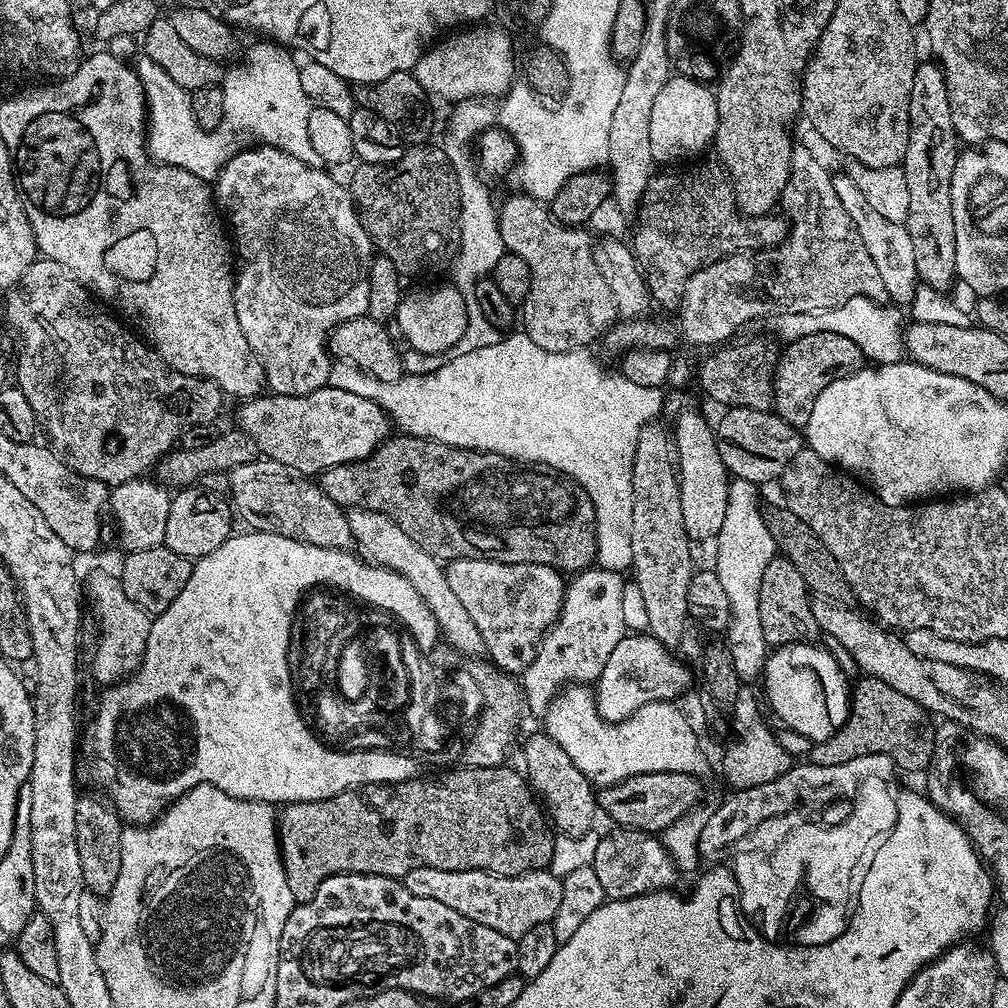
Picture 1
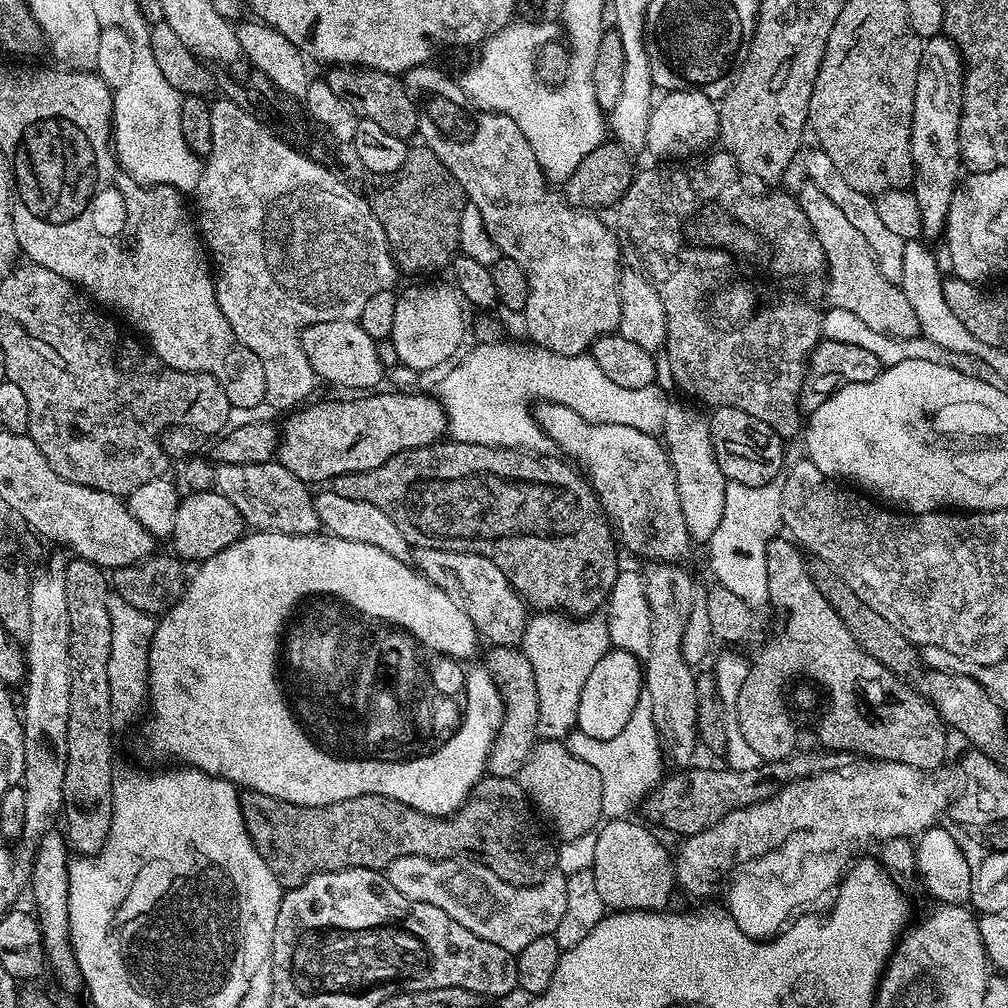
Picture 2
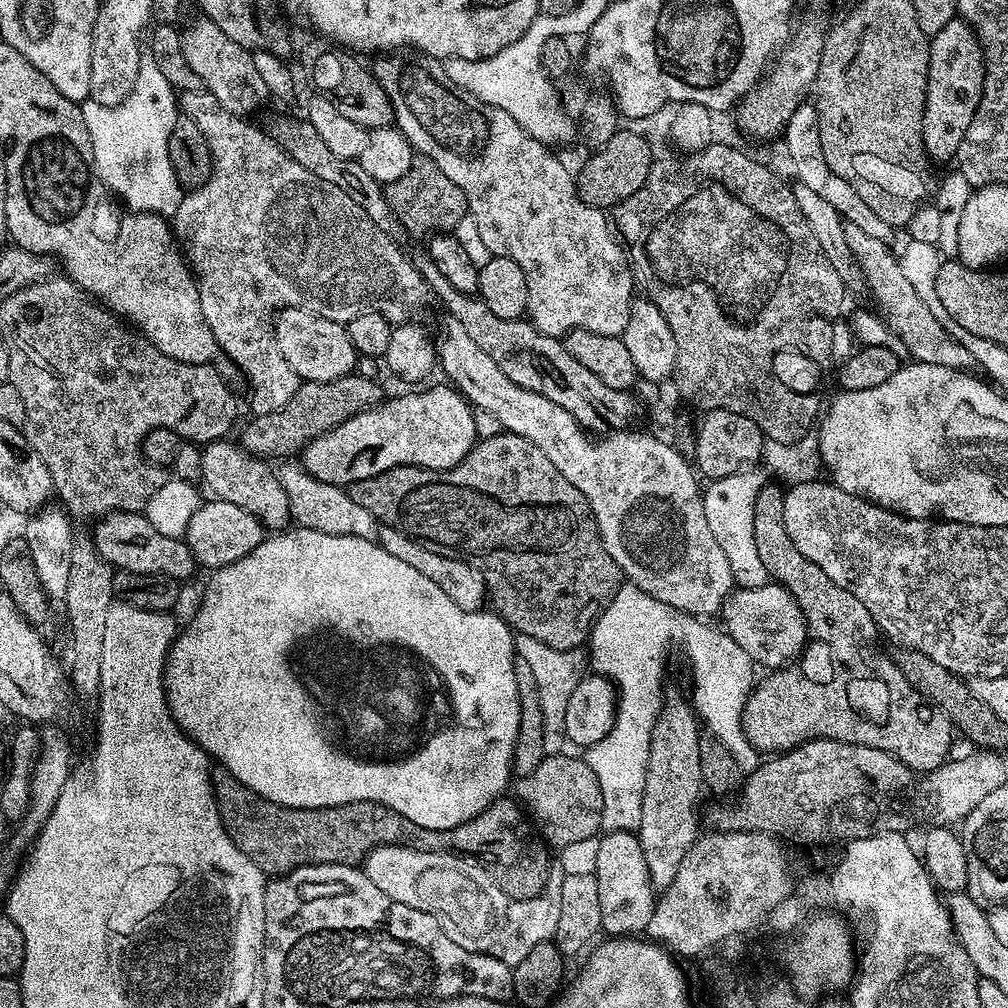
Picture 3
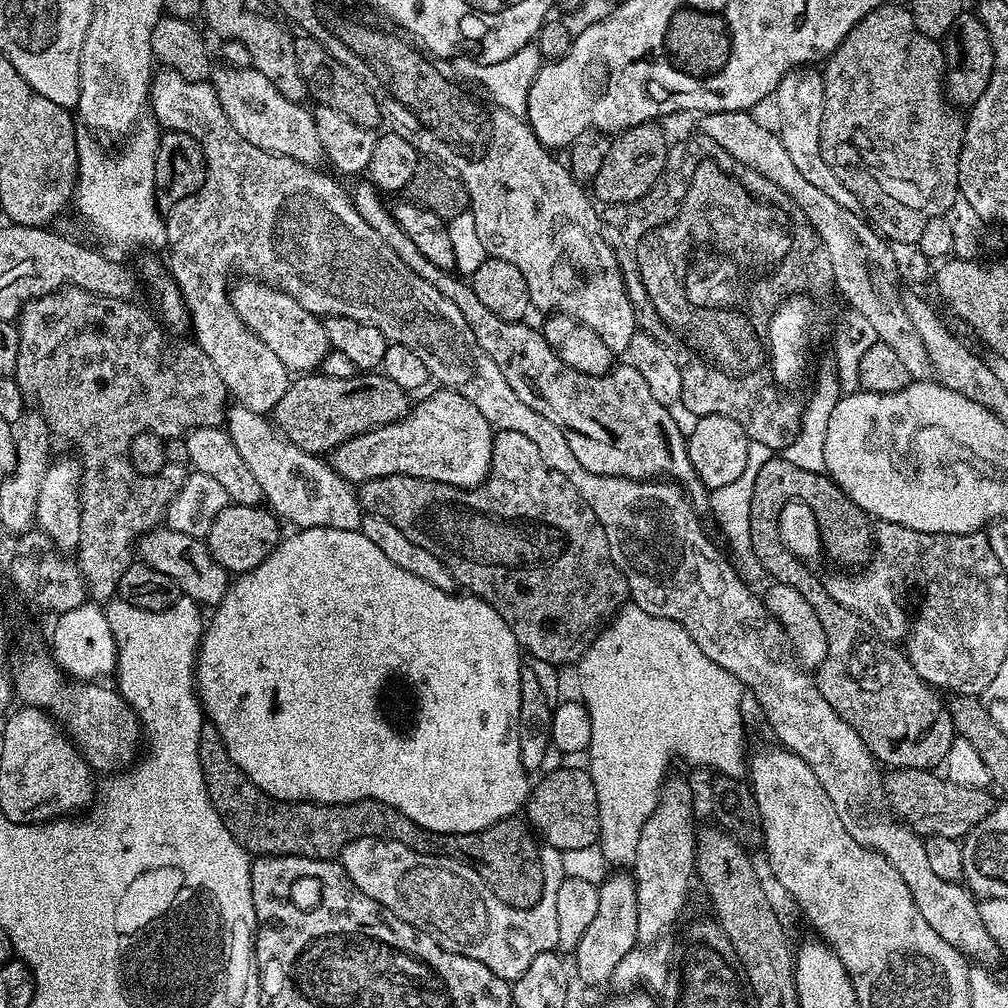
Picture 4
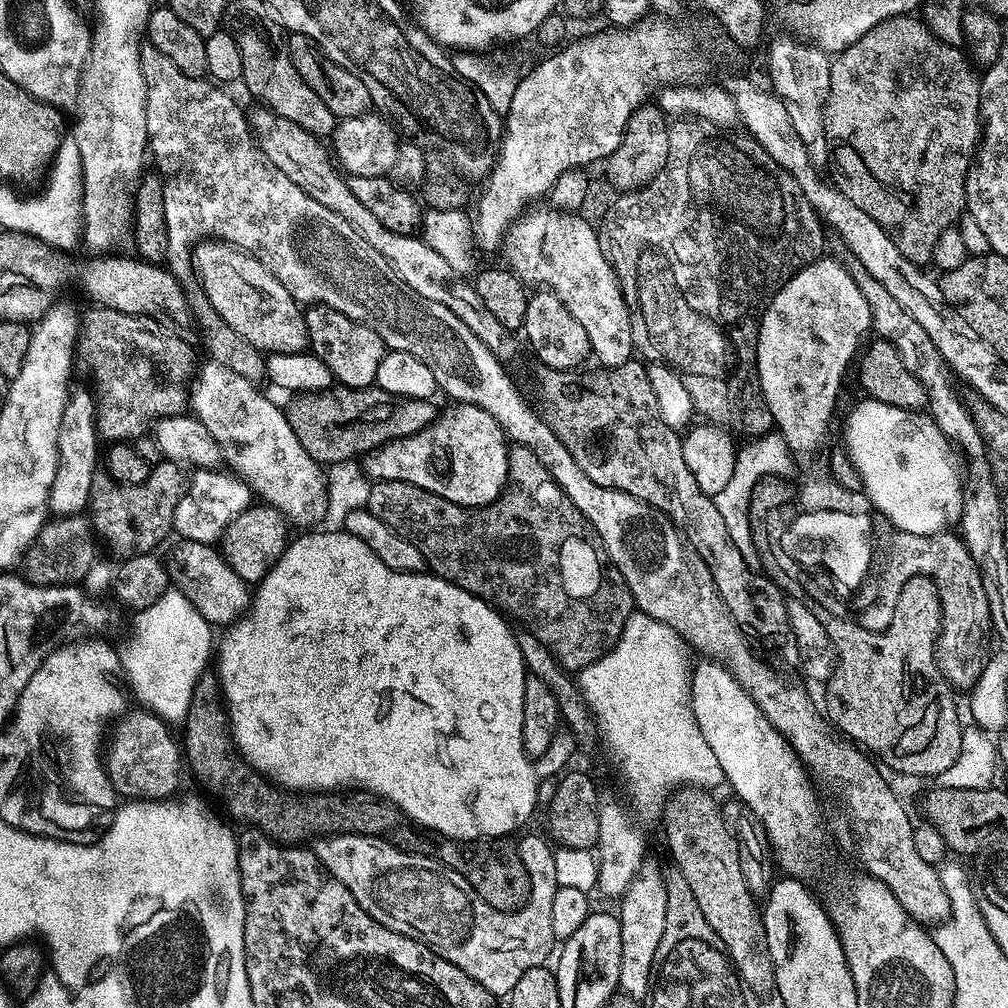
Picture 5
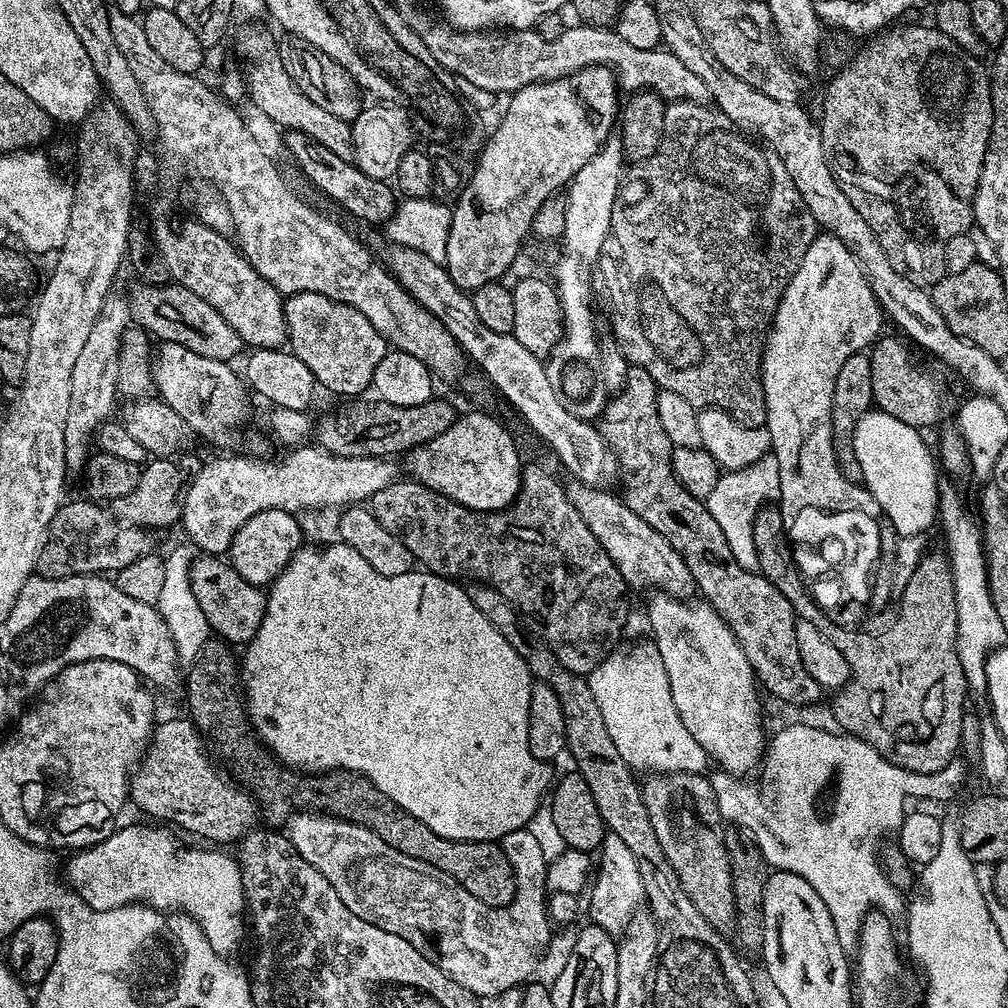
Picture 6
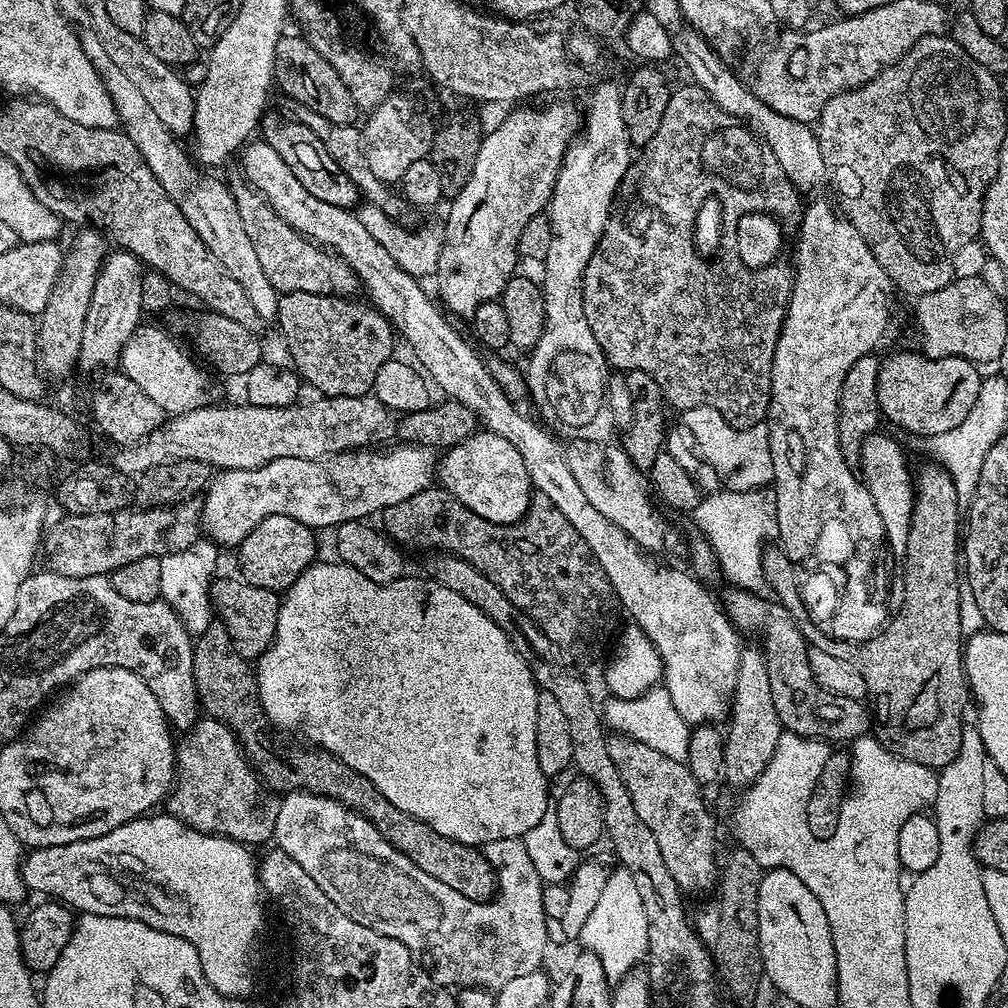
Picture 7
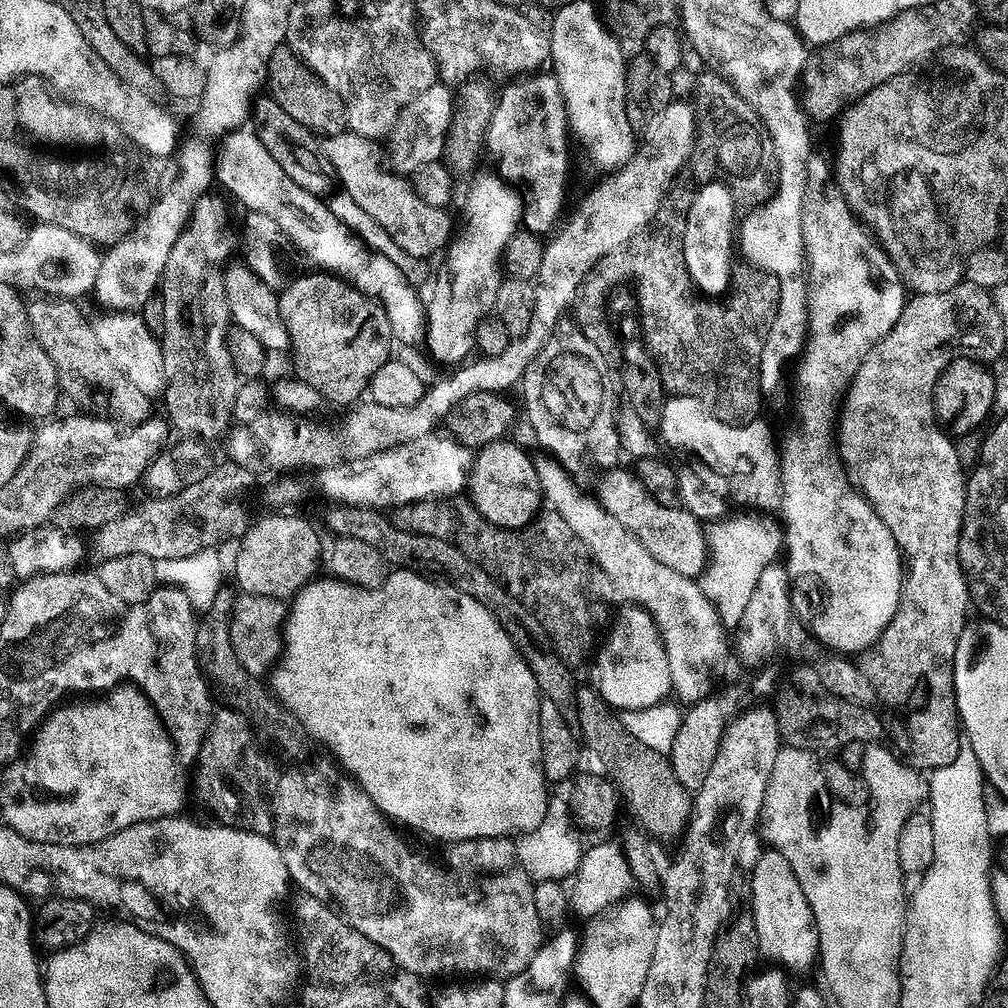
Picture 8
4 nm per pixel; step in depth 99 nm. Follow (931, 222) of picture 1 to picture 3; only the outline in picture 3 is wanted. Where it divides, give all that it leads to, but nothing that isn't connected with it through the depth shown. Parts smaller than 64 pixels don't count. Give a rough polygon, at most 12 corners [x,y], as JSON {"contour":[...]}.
{"contour":[[959,18],[928,41],[924,149],[955,161],[982,102],[984,51]]}

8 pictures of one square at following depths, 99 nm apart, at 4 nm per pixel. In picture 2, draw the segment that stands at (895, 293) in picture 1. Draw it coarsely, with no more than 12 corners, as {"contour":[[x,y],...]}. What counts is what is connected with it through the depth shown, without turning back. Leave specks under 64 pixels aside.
{"contour":[[816,146],[805,159],[818,186],[859,230],[882,270],[903,278],[905,240],[878,218],[869,193],[854,190]]}

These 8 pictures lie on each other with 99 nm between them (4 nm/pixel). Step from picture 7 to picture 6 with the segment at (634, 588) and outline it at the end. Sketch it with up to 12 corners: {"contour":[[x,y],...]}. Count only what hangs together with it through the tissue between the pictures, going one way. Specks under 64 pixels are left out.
{"contour":[[663,594],[650,640],[723,771],[766,755],[758,684],[711,604]]}

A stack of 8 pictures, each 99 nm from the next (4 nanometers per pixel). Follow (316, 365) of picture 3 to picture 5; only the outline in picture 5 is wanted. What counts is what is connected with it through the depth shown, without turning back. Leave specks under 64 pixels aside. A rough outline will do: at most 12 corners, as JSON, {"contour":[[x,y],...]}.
{"contour":[[197,243],[221,322],[262,354],[309,347],[301,305],[241,248]]}

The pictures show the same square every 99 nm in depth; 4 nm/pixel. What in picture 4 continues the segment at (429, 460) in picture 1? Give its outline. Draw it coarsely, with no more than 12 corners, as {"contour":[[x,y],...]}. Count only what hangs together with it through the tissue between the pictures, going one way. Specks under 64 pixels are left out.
{"contour":[[518,434],[477,488],[359,485],[532,660],[629,603],[594,510]]}

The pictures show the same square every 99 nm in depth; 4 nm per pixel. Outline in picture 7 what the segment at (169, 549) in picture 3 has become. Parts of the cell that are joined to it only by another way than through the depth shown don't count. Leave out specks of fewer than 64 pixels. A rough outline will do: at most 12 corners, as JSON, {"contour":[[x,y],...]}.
{"contour":[[243,578],[213,579],[212,606],[238,654],[275,637],[281,597]]}

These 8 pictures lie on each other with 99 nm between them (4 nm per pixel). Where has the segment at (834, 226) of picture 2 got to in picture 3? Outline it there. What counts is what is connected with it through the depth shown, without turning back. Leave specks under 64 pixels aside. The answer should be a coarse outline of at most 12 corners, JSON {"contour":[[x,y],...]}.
{"contour":[[848,226],[849,253],[913,361],[968,370],[895,251]]}

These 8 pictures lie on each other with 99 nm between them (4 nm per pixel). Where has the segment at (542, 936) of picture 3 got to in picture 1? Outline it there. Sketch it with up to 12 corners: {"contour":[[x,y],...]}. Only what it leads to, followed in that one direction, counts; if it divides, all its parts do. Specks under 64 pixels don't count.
{"contour":[[418,866],[410,894],[518,938],[551,924],[562,879]]}

